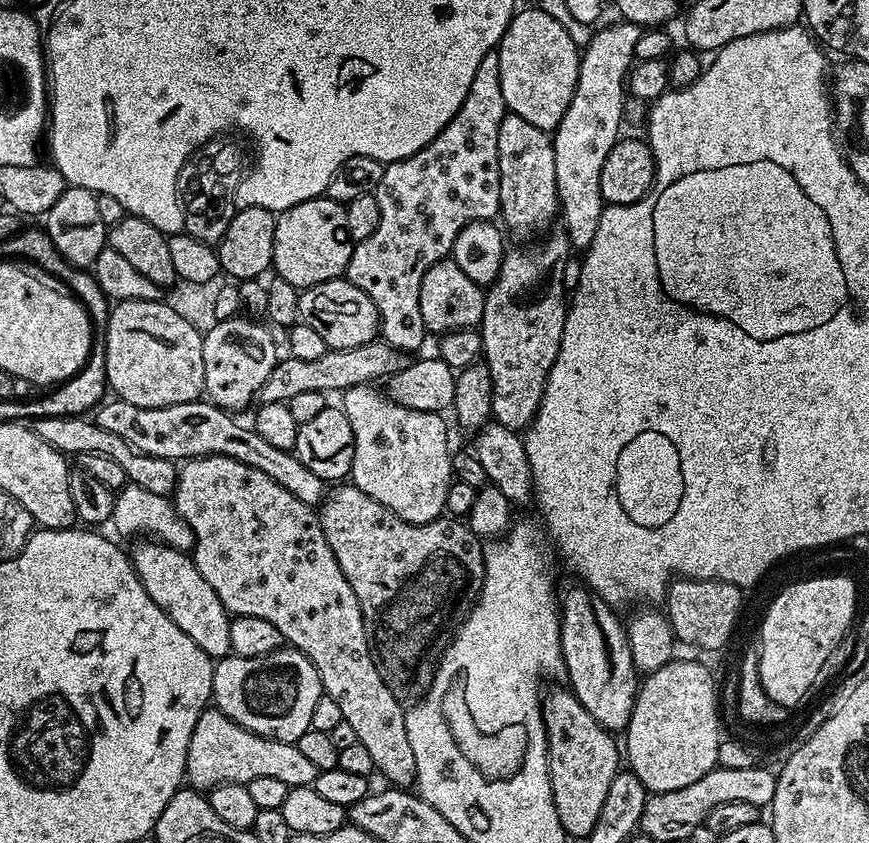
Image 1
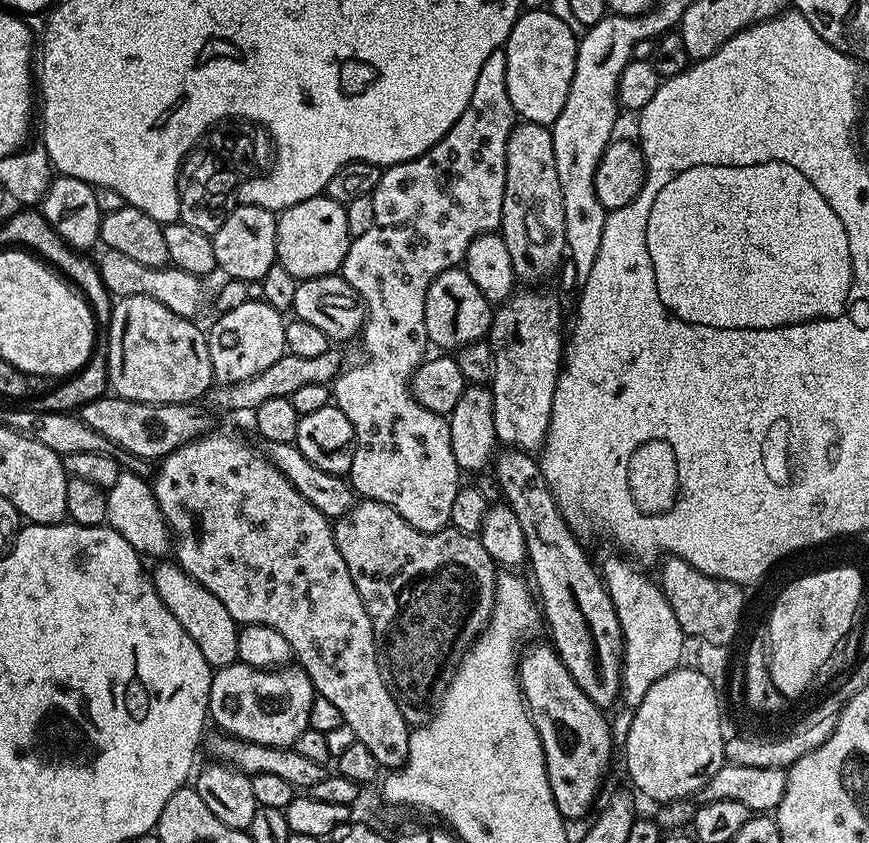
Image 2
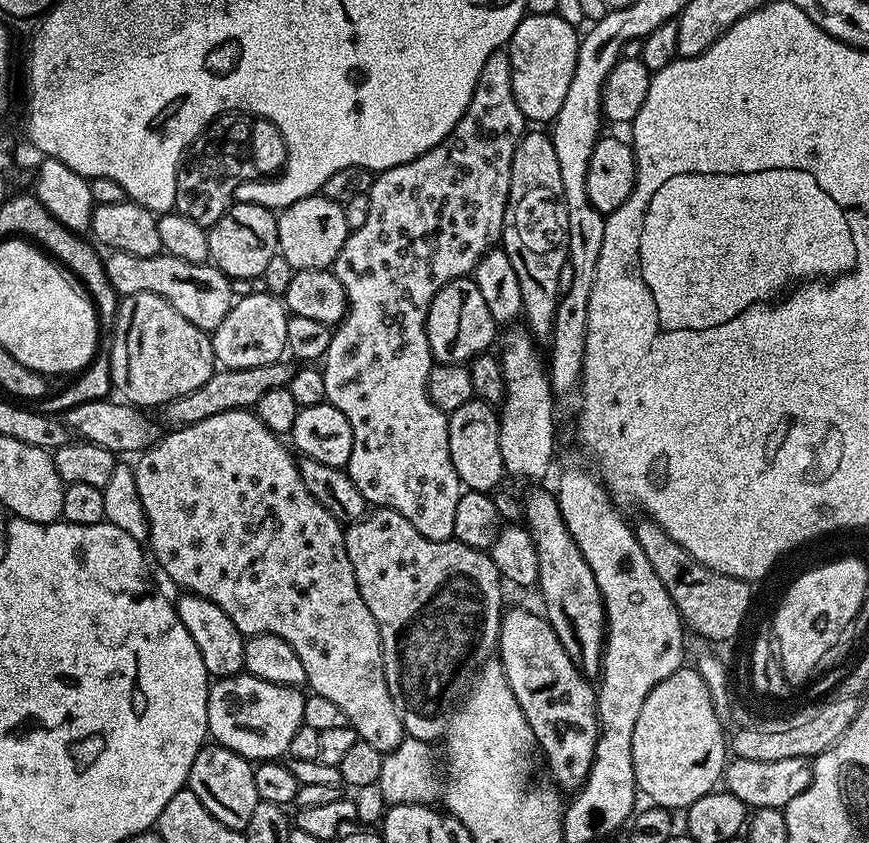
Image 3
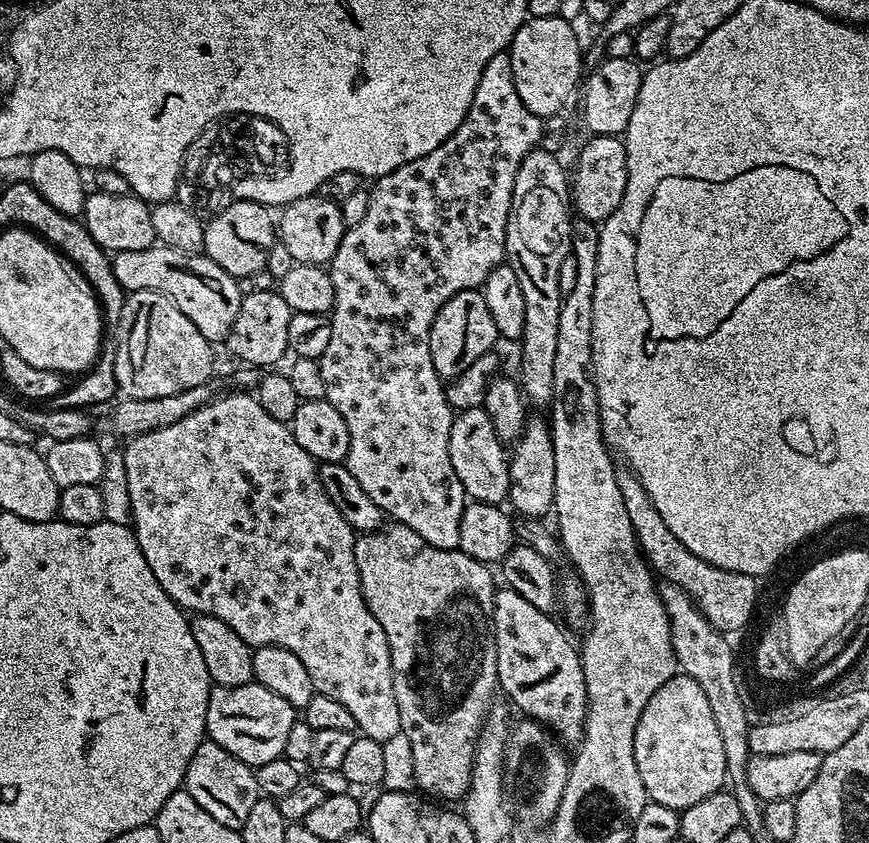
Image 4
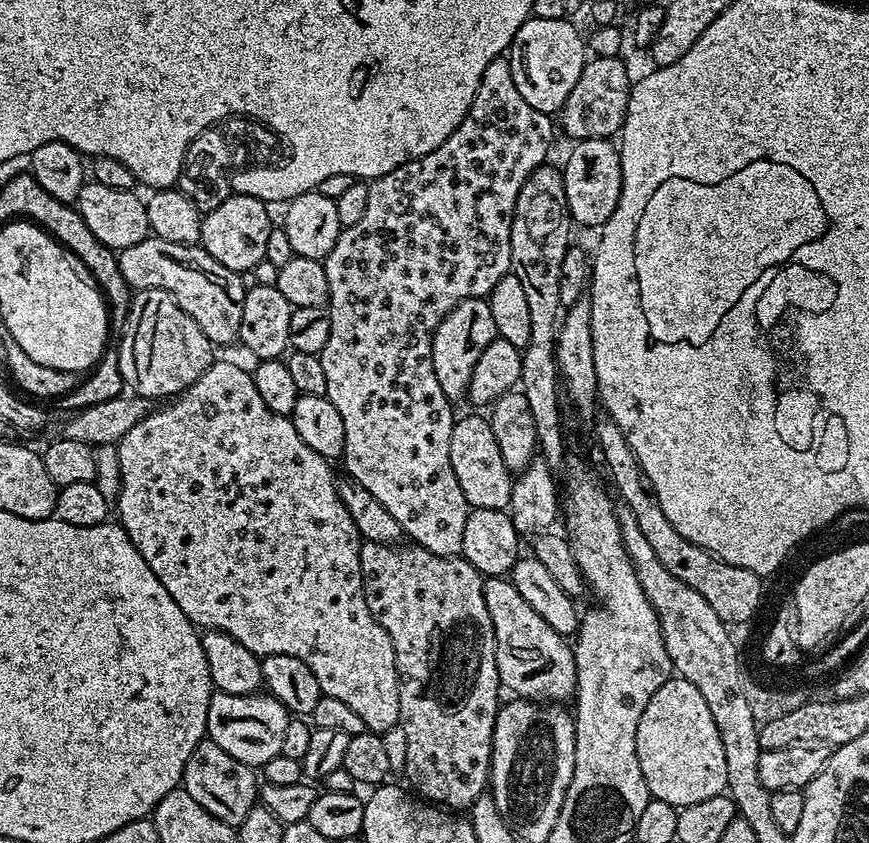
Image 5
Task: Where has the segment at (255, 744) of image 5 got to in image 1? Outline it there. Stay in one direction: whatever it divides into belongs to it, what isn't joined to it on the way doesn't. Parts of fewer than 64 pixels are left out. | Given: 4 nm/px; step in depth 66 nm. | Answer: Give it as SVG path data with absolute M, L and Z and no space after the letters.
M281 646L270 654L254 658L229 654L217 659L212 670L212 700L222 714L226 714L234 722L238 722L238 726L254 734L266 736L269 740L281 740L287 744L295 744L298 738L302 738L302 734L308 732L314 706L321 694L318 670L314 670L310 658L306 658L304 652L291 646Z

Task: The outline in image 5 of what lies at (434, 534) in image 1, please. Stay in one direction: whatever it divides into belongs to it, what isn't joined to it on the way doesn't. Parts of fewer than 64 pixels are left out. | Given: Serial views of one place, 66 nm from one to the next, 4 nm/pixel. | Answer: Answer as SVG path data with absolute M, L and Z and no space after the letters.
M370 544L360 545L360 565L362 566L362 582L364 583L364 597L366 606L370 606L370 614L390 634L390 642L394 646L396 655L396 672L400 675L400 722L399 727L406 734L406 762L402 769L402 775L409 780L411 791L417 797L431 802L445 810L460 810L456 808L471 809L479 796L485 795L490 784L490 769L492 767L492 735L494 734L494 722L496 714L501 707L500 692L502 685L498 678L498 666L496 665L496 639L494 638L494 622L490 622L490 610L486 610L486 598L484 597L485 577L481 576L470 562L463 556L439 556L430 554L430 550L419 546L397 546L394 544Z

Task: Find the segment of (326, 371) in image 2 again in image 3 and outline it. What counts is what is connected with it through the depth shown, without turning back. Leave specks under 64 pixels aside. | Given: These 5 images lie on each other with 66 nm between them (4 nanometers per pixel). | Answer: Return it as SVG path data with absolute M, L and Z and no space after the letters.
M279 359L272 364L250 366L246 370L226 368L213 371L210 379L202 382L202 386L198 386L198 390L186 394L182 398L174 398L168 404L163 405L163 423L165 425L172 424L168 426L183 426L194 422L202 422L214 414L222 414L235 408L255 409L258 398L262 398L262 394L266 394L266 390L288 387L294 368L293 365L284 363L283 359Z

